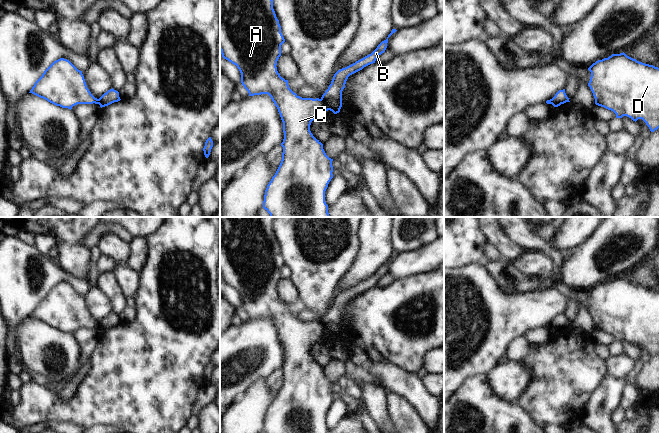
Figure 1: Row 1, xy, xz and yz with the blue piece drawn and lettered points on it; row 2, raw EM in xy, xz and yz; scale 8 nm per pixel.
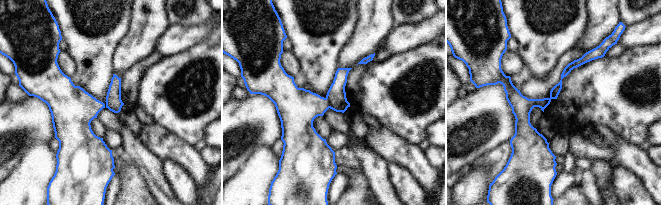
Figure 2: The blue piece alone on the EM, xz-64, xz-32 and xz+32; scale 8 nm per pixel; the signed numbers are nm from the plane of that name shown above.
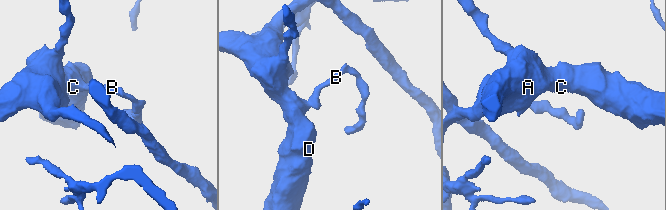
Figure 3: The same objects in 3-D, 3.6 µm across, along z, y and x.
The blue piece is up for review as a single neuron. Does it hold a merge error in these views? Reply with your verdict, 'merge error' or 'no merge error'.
merge error

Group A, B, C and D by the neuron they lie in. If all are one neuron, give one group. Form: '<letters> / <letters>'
A C D / B

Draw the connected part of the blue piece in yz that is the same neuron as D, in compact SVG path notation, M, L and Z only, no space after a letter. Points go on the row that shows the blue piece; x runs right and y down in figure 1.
M624 52L593 63L590 87L595 104L613 111L616 118L627 116L633 121L642 119L651 132L659 128L659 68L637 61Z

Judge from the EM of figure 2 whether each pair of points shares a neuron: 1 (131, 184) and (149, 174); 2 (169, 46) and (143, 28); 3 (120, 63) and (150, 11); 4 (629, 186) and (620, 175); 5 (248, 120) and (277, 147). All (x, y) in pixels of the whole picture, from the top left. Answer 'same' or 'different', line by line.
1: different
2: different
3: same
4: same
5: different

